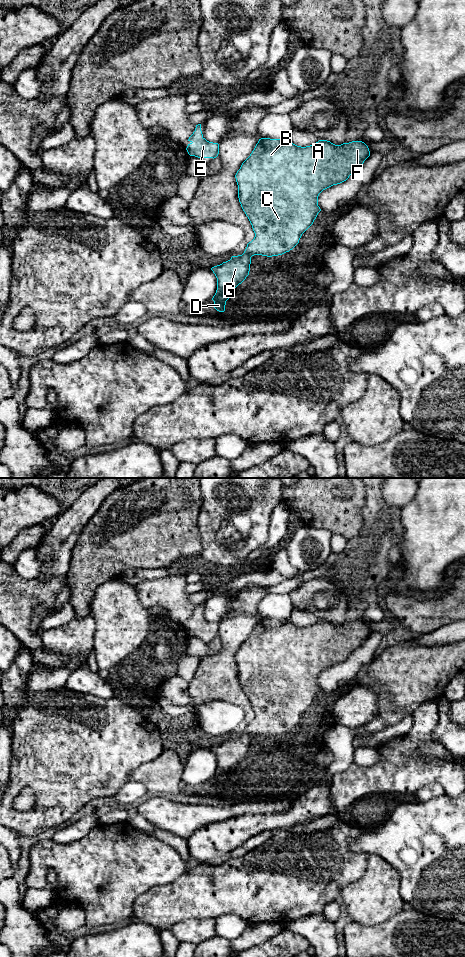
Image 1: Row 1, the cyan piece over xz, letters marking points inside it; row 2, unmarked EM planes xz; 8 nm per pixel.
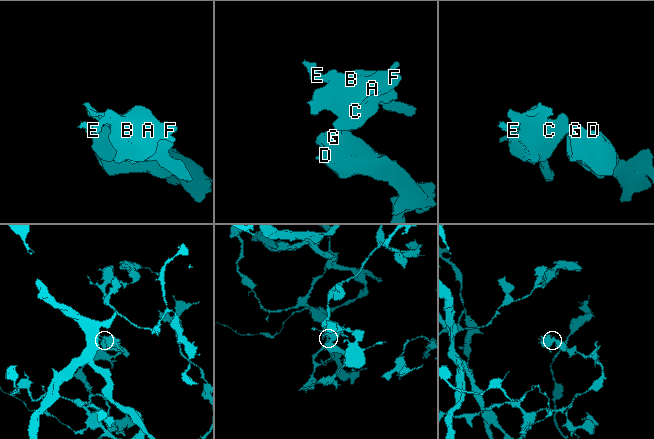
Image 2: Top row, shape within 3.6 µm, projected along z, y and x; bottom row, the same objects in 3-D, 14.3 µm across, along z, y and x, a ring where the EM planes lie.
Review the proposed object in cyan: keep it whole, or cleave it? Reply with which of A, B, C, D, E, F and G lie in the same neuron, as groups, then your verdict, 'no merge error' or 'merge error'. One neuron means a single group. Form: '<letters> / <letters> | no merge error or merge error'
A B C D E F G | no merge error

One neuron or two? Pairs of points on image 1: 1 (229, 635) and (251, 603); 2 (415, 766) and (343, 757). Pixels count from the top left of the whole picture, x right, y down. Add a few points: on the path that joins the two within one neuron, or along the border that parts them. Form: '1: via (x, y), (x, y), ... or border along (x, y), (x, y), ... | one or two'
1: border along (258, 618), (247, 614), (234, 614), (223, 619) | two
2: border along (354, 763), (346, 769), (332, 774) | two

